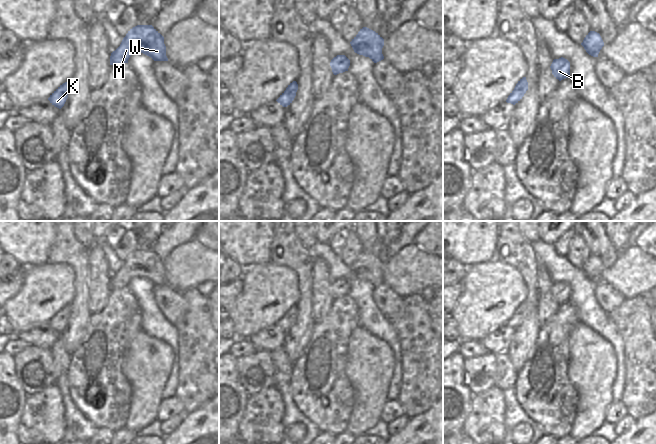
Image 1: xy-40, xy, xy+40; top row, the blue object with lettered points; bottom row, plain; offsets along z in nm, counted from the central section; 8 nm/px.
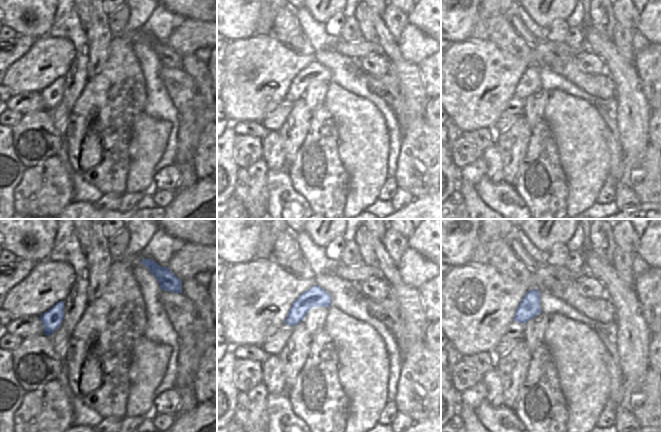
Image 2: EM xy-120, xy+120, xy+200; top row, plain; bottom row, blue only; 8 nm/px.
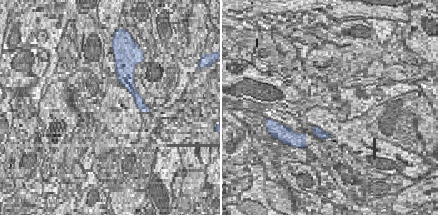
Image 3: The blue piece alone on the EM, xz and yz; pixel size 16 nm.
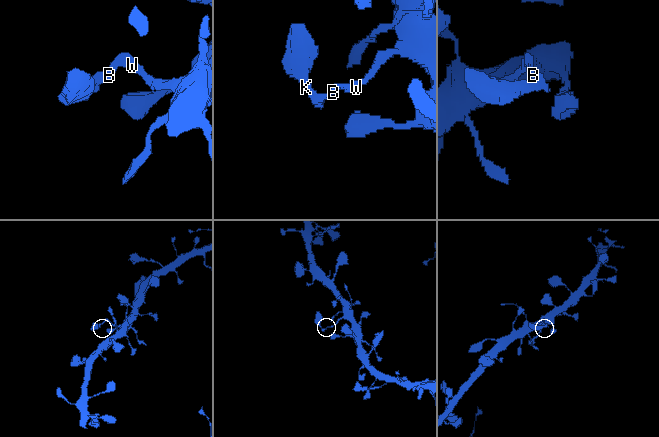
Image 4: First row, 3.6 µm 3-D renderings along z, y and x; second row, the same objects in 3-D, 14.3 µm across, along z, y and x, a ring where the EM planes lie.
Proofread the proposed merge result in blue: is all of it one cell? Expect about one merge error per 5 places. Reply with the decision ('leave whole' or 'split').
leave whole

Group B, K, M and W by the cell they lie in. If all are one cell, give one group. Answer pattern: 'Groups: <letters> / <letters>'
Groups: B K M W.

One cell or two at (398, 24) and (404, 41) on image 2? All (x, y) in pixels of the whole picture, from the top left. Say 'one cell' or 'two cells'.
two cells

